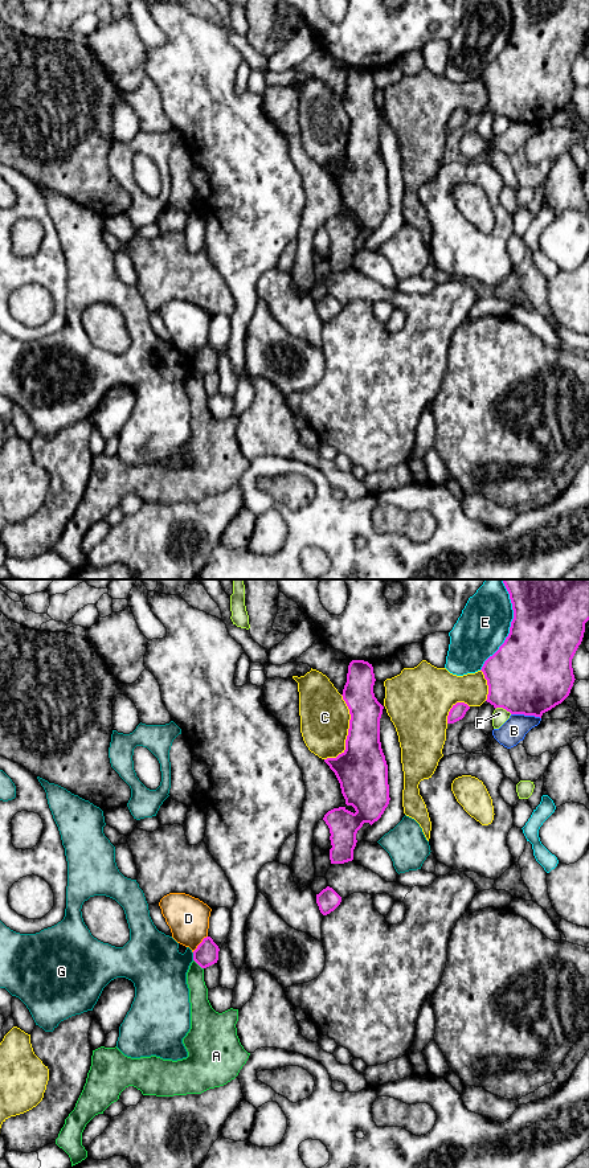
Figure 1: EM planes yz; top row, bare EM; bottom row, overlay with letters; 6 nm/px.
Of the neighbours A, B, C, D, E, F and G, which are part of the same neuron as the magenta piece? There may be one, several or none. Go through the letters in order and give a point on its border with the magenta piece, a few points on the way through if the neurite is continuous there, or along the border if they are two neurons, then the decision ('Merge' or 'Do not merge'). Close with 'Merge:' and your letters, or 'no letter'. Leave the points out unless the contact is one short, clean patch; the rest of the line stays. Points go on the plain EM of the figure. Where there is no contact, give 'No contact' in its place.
A: Touches magenta at yz (199, 372). Boundary: yz (193, 367), (203, 376). Do not merge
B: Touches magenta at yz (526, 122). Do not merge
C: Touches magenta at yz (348, 139). Do not merge
D: Touches magenta at yz (200, 351). Do not merge
E: Touches magenta at yz (510, 39). Do not merge
F: Touches magenta at yz (503, 115). Do not merge
G: Touches magenta at yz (193, 364). Do not merge
Merge: no letter

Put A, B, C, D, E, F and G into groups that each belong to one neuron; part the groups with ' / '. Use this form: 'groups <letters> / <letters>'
groups A / B / C / D / E / F / G

